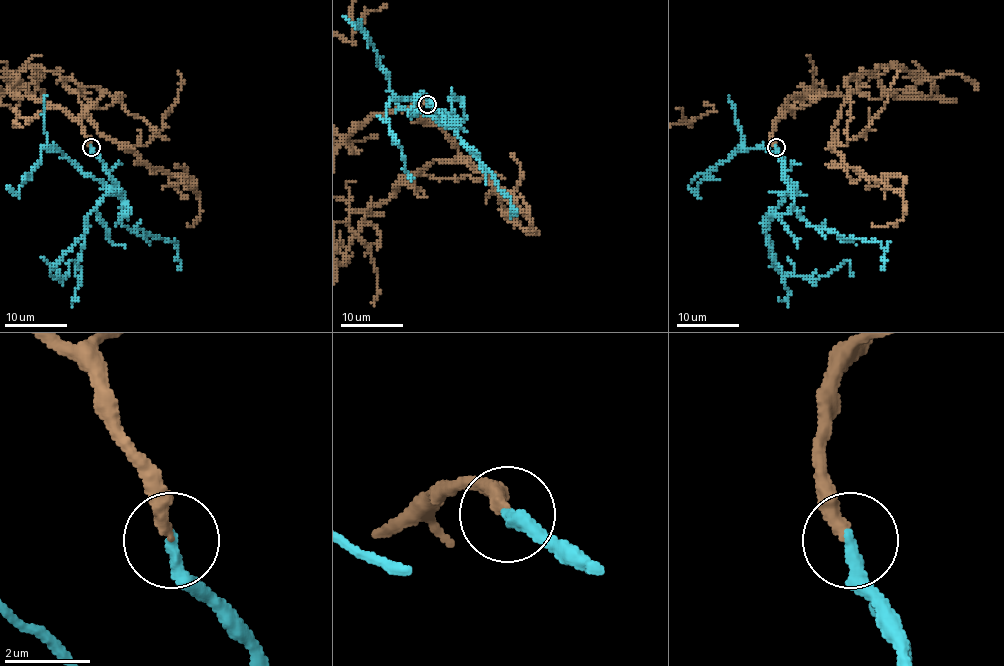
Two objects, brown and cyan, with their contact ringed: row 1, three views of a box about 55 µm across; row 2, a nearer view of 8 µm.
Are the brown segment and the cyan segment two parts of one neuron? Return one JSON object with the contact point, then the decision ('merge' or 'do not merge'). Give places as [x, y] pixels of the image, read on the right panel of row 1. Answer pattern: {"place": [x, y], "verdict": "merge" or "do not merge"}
{"place": [776, 147], "verdict": "merge"}

